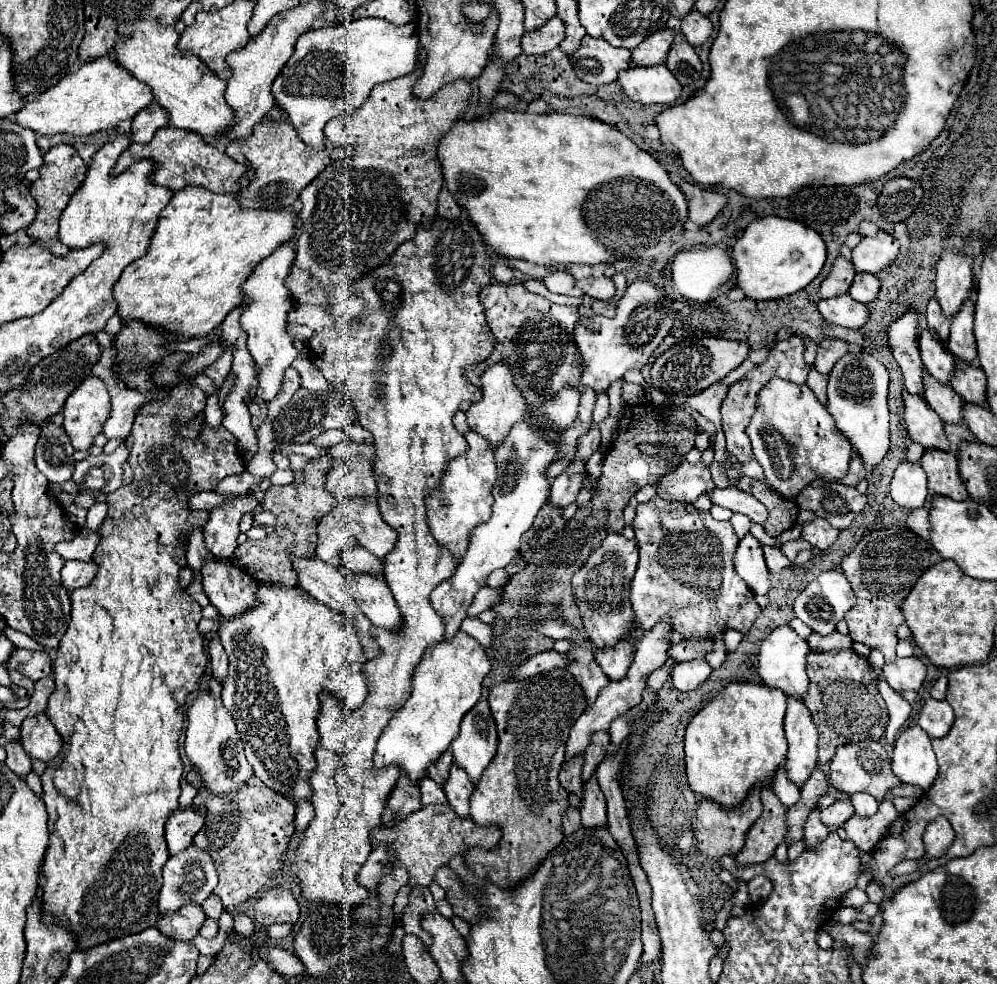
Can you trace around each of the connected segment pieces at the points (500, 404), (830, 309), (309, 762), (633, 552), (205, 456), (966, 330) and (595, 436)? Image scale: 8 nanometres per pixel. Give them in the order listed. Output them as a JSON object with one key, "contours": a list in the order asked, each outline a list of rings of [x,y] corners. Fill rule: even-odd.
{"contours":[[[[506,360],[490,364],[482,372],[480,382],[482,382],[482,386],[480,386],[482,388],[482,398],[478,402],[472,402],[470,410],[466,412],[466,418],[468,418],[466,422],[468,422],[470,430],[478,432],[492,446],[496,446],[498,442],[502,442],[506,438],[510,428],[524,418],[524,414],[526,414],[526,400],[524,400],[522,392],[518,392],[516,384],[514,384],[514,372],[510,372],[510,364],[506,364]]],[[[848,294],[830,298],[830,300],[820,300],[818,310],[826,322],[838,324],[844,328],[860,328],[868,320],[866,304],[852,300]]],[[[258,584],[258,600],[262,606],[252,608],[234,620],[220,622],[220,642],[230,658],[228,680],[222,686],[222,702],[234,716],[238,734],[244,742],[246,760],[254,768],[254,774],[268,788],[274,788],[294,802],[310,800],[310,776],[316,768],[314,750],[320,740],[316,730],[320,694],[328,692],[342,698],[342,704],[348,710],[358,710],[358,706],[364,704],[368,688],[362,674],[362,646],[344,616],[332,612],[328,606],[308,596],[302,588]]],[[[610,534],[572,578],[572,592],[574,592],[576,606],[582,614],[582,622],[586,626],[588,638],[598,648],[610,646],[612,642],[616,644],[618,640],[622,640],[622,636],[628,636],[628,632],[636,626],[636,616],[630,606],[630,582],[636,564],[638,564],[636,540],[626,540],[624,536]],[[586,590],[598,590],[598,606],[586,600]]],[[[178,384],[178,386],[170,388],[170,392],[162,400],[160,398],[150,400],[136,412],[134,428],[132,428],[128,440],[124,442],[130,450],[128,464],[134,472],[132,482],[106,496],[108,516],[104,518],[104,522],[98,528],[100,544],[92,556],[92,560],[98,564],[98,572],[88,586],[78,588],[70,594],[72,620],[70,620],[70,626],[68,626],[66,634],[62,636],[60,646],[56,650],[56,660],[54,660],[56,690],[50,696],[46,716],[50,718],[52,724],[56,724],[56,730],[60,732],[64,746],[62,746],[60,756],[50,760],[46,772],[42,774],[42,788],[44,788],[42,800],[46,802],[48,816],[50,816],[50,846],[46,850],[44,870],[42,870],[46,876],[42,900],[46,904],[44,906],[46,922],[60,922],[62,926],[76,932],[78,934],[78,948],[92,948],[92,946],[98,946],[102,942],[122,938],[126,934],[136,934],[136,932],[142,932],[150,926],[156,926],[156,922],[158,922],[158,892],[162,886],[162,866],[168,860],[164,826],[166,826],[166,820],[170,818],[170,814],[178,808],[178,796],[180,796],[182,760],[178,754],[178,738],[180,738],[180,732],[184,728],[184,706],[188,704],[188,696],[196,694],[200,690],[200,680],[202,680],[202,676],[206,672],[206,664],[208,664],[206,640],[198,632],[198,622],[202,620],[202,608],[198,602],[194,602],[194,598],[188,594],[188,590],[184,590],[178,584],[178,572],[188,566],[188,562],[186,562],[188,540],[182,540],[182,536],[190,536],[194,528],[204,528],[208,522],[208,516],[210,516],[208,510],[190,510],[188,498],[196,492],[216,490],[220,480],[224,480],[226,476],[240,476],[246,470],[242,454],[238,450],[238,440],[226,428],[212,428],[204,422],[200,428],[200,434],[194,442],[190,438],[184,438],[178,434],[180,426],[186,426],[190,420],[196,420],[204,412],[206,398],[208,396],[196,384]],[[142,482],[146,482],[150,486],[150,496],[140,494]]],[[[966,300],[966,304],[952,320],[948,350],[954,354],[954,358],[968,364],[976,362],[976,340],[972,324],[974,324],[974,300]]],[[[590,424],[588,434],[584,434],[584,436],[578,440],[576,458],[582,460],[582,462],[588,462],[588,458],[598,450],[598,444],[600,444],[600,430],[598,430],[596,424]]]]}

